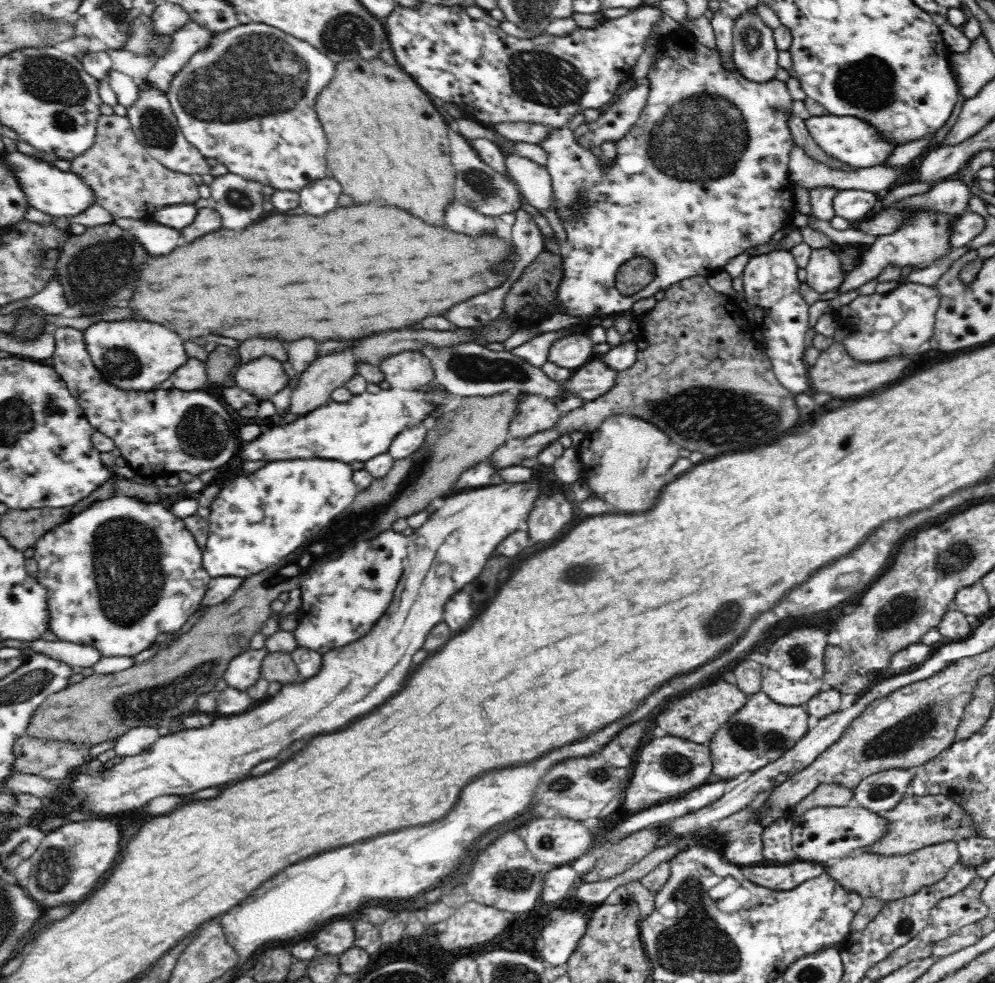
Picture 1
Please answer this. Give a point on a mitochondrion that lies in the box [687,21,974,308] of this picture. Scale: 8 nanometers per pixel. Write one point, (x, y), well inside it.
(867, 83)

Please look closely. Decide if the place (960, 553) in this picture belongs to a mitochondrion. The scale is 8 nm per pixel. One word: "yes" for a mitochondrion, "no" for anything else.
yes

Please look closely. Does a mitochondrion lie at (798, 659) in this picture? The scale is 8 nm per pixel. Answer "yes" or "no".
yes

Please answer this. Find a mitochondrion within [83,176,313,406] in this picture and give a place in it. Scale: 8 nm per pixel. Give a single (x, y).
(123, 364)

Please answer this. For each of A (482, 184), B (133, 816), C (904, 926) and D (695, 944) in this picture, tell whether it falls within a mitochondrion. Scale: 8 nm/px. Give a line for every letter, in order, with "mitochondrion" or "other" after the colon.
A: mitochondrion
B: other
C: mitochondrion
D: mitochondrion

